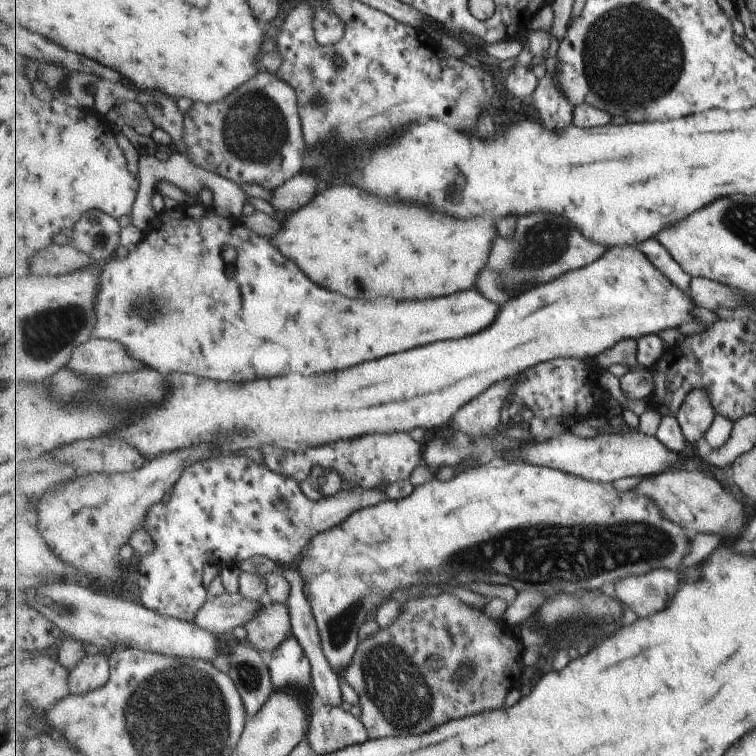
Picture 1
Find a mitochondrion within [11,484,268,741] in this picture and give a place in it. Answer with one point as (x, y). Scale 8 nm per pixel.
(247, 672)

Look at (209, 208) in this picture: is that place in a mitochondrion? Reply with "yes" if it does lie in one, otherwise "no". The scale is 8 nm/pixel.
no

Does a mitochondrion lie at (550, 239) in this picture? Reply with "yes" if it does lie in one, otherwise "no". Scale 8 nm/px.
yes

